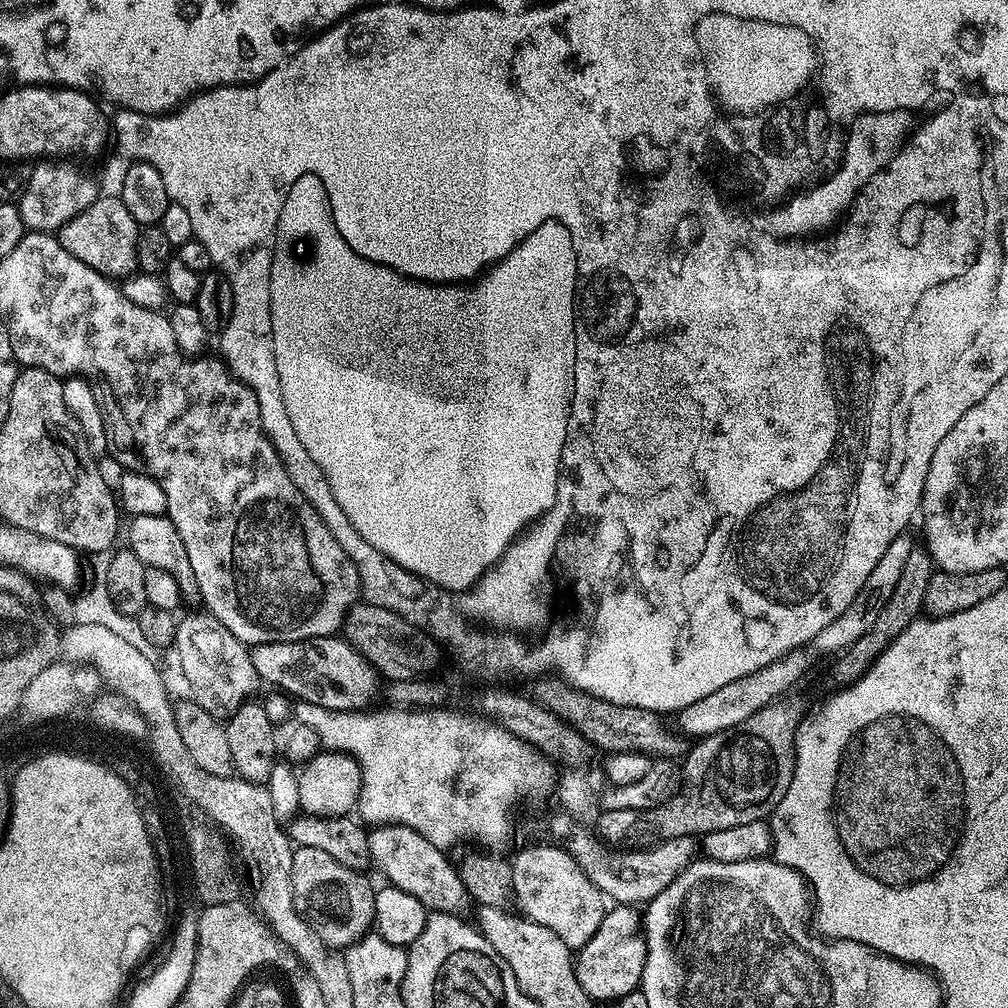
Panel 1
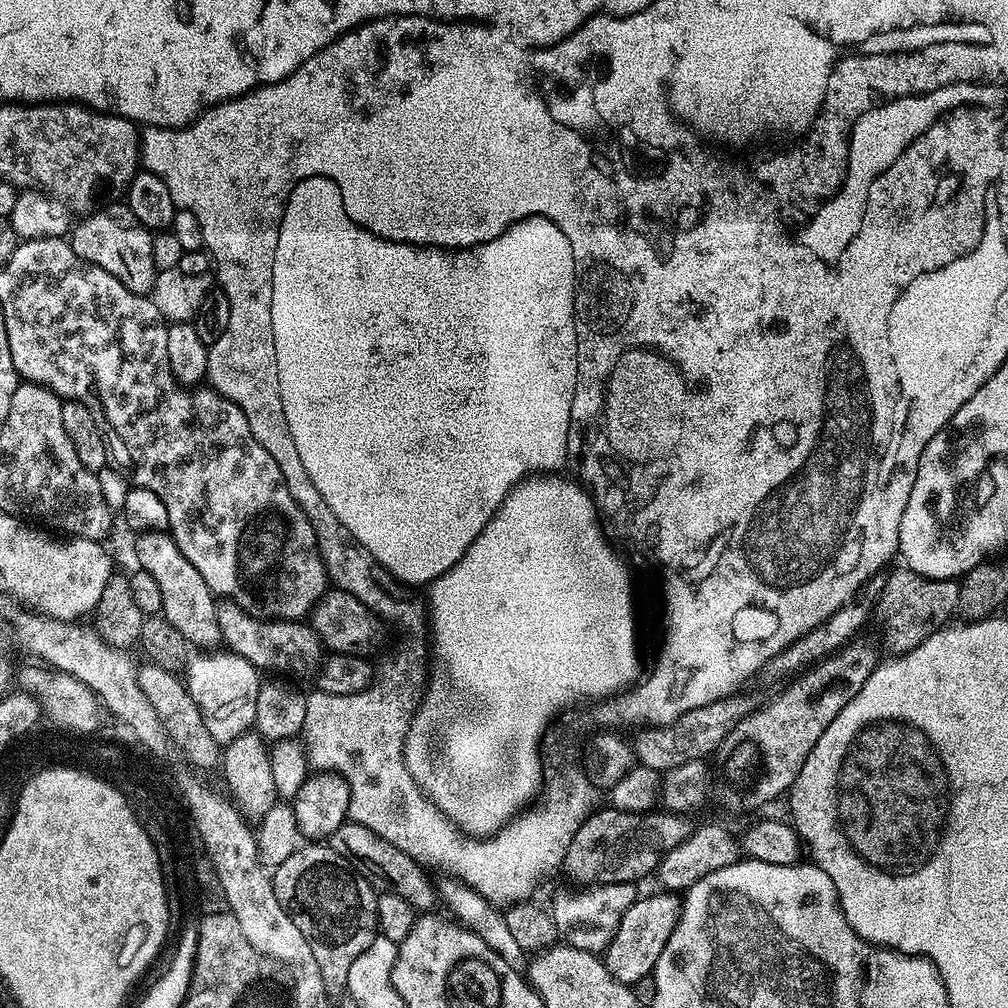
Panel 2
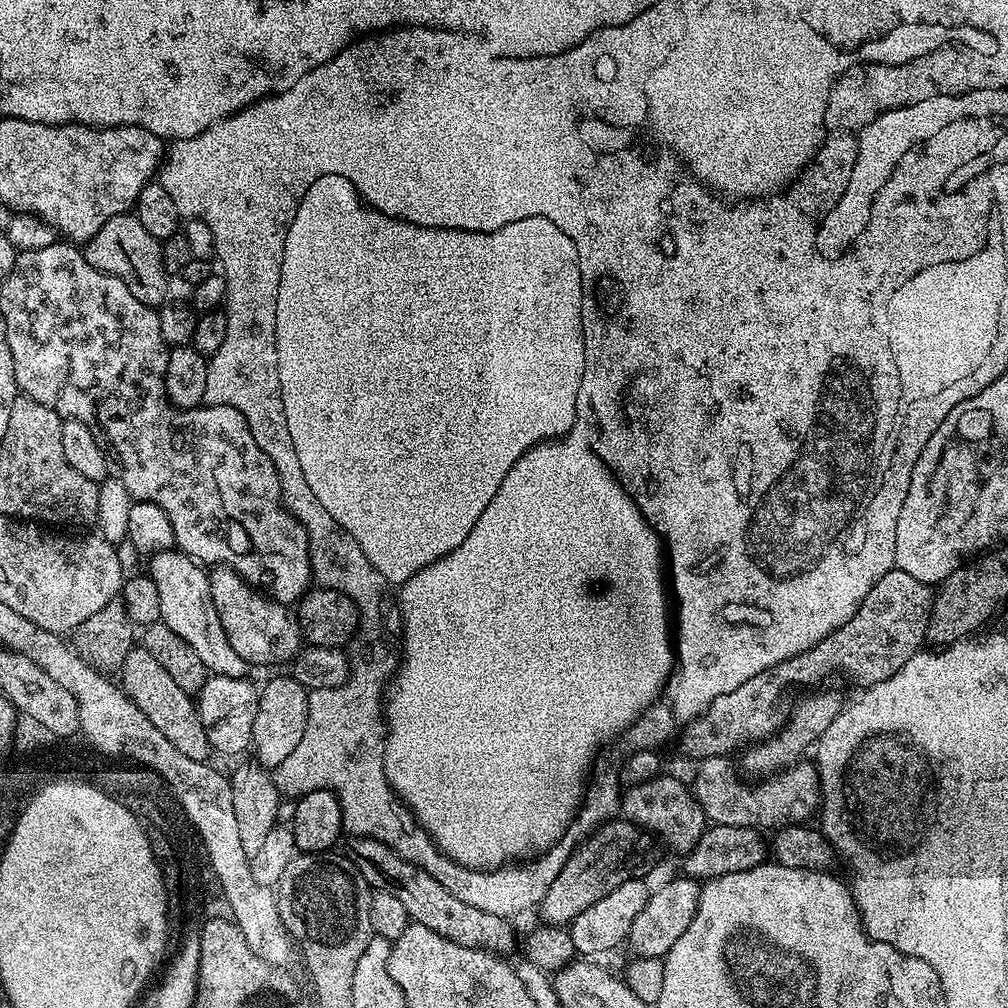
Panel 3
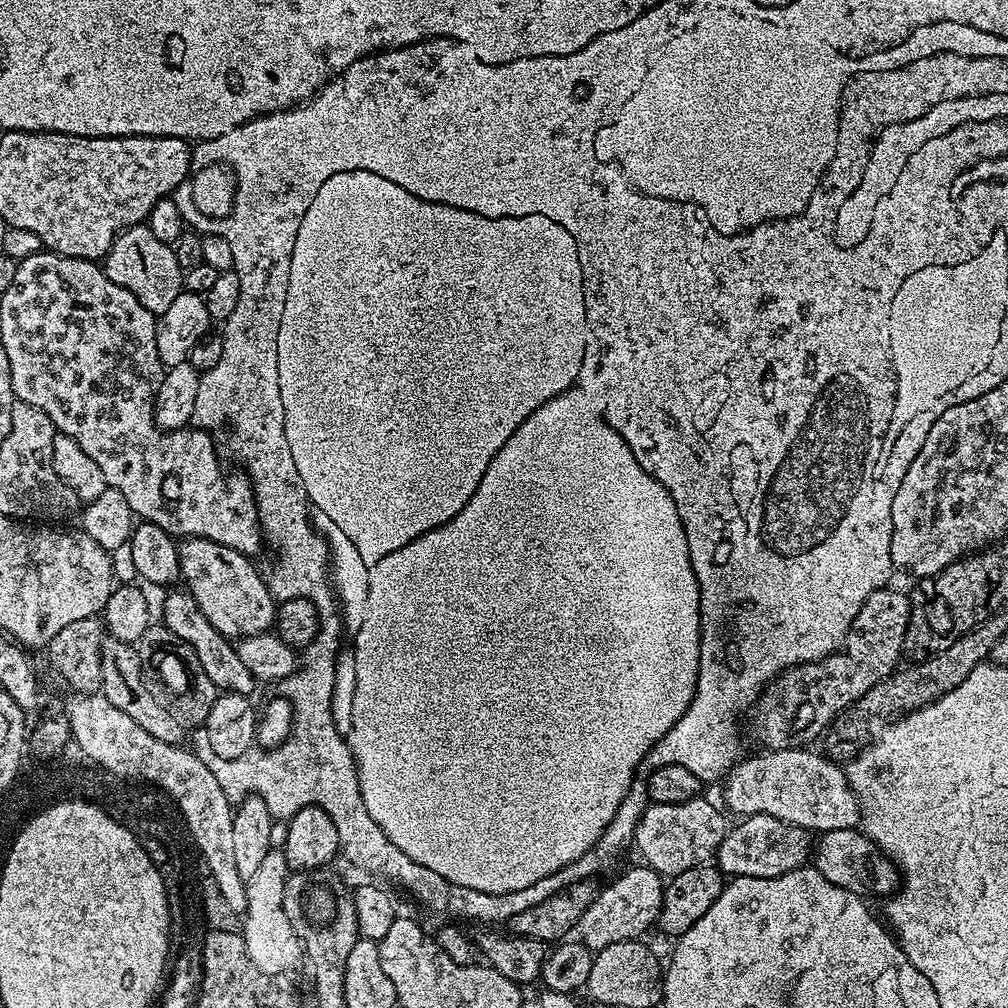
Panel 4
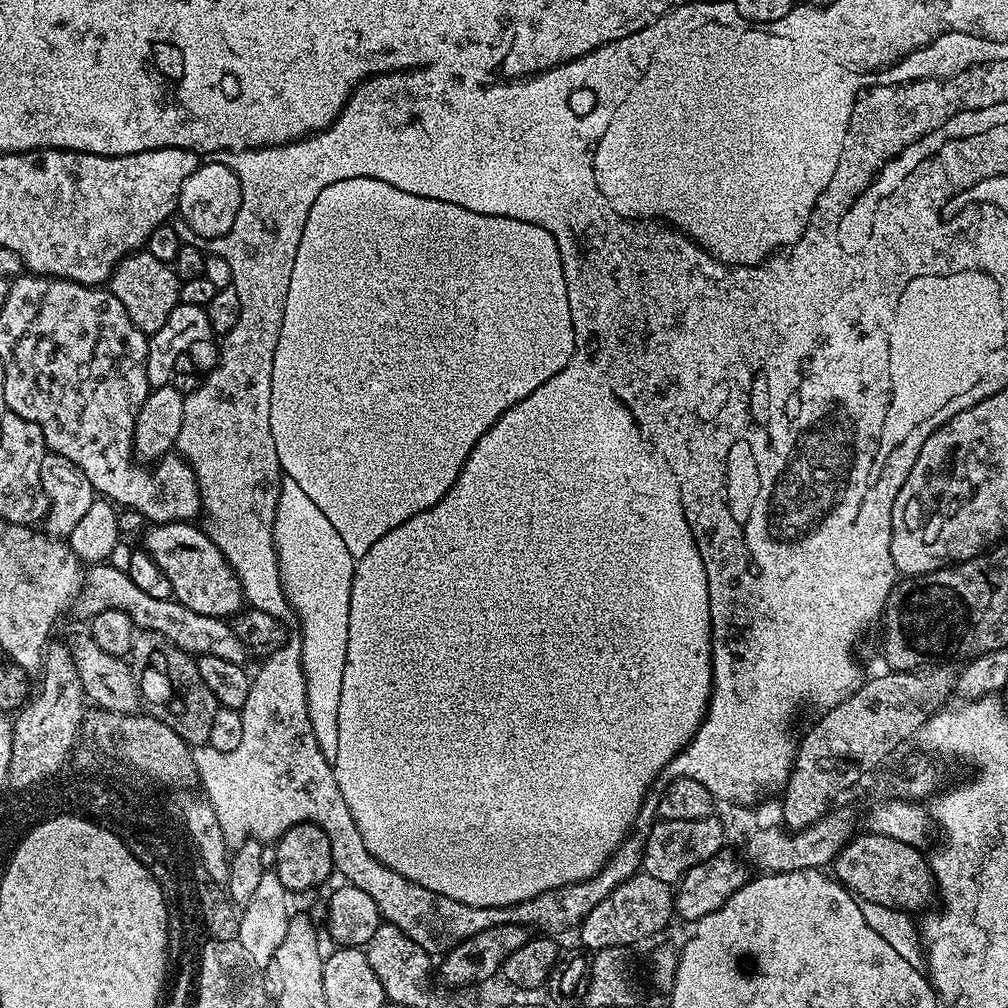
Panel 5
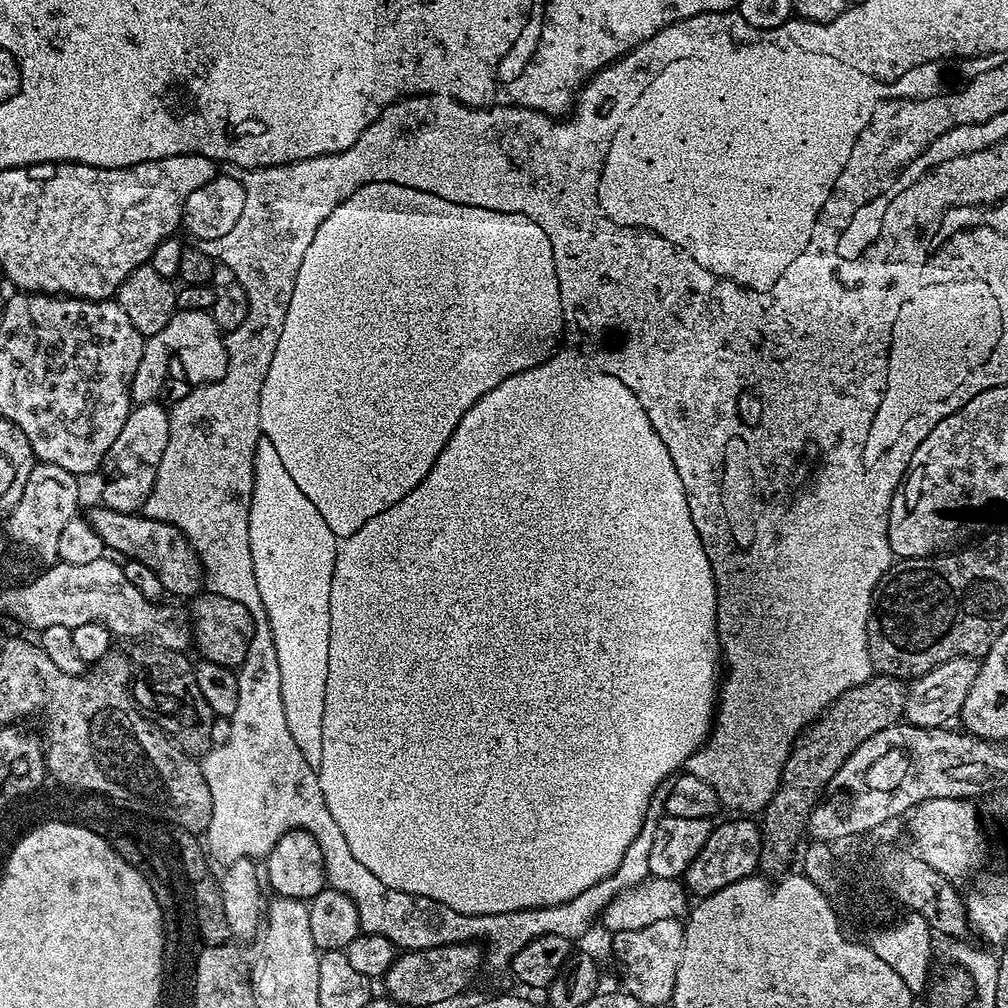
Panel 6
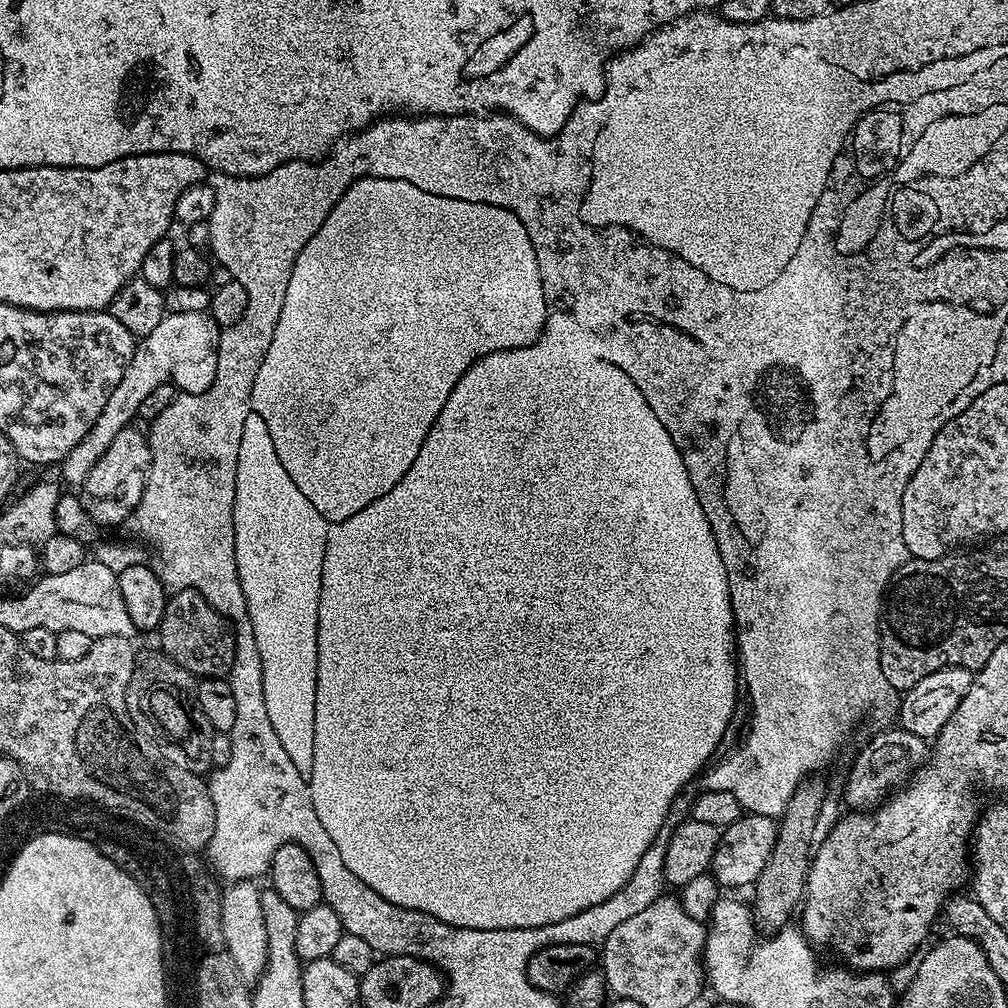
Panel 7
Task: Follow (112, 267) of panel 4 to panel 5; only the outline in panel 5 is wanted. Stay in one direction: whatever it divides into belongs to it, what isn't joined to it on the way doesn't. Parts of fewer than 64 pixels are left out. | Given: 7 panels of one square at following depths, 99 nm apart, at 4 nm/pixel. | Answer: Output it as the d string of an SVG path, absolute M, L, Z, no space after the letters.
M146 250L131 253L124 257L111 274L110 291L122 306L126 306L126 314L130 314L130 322L138 326L146 334L162 330L166 318L180 303L180 282L176 269L172 264L154 258Z

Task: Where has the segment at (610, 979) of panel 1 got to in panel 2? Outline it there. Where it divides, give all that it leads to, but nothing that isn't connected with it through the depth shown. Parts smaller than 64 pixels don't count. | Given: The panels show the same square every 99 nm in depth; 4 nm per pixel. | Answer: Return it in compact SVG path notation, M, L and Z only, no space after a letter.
M656 890L653 896L641 895L630 906L630 910L622 914L622 922L618 922L614 938L602 953L604 966L615 980L634 986L655 973L658 958L662 950L666 950L666 942L680 917L681 903L681 897L677 893Z

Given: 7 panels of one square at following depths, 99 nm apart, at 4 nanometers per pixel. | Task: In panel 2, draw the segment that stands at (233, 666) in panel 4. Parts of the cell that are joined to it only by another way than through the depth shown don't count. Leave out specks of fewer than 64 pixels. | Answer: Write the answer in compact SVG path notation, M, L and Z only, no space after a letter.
M143 531L134 544L134 554L138 562L137 567L148 574L153 575L159 589L162 592L162 614L182 634L189 645L208 650L221 643L220 627L218 626L217 597L212 595L210 586L206 586L206 580L202 574L194 569L190 560L186 558L172 536L167 531Z

